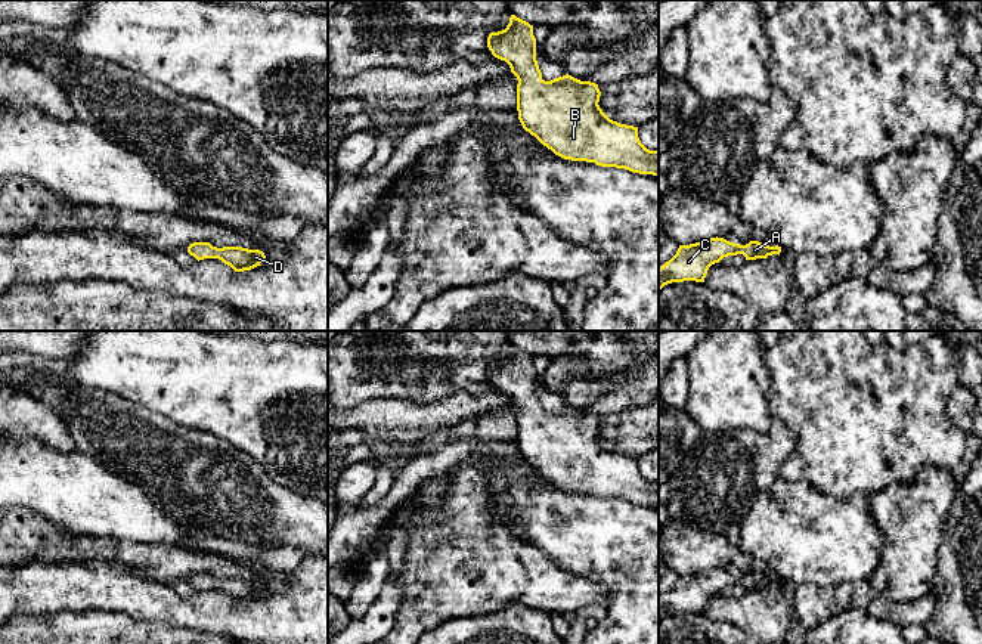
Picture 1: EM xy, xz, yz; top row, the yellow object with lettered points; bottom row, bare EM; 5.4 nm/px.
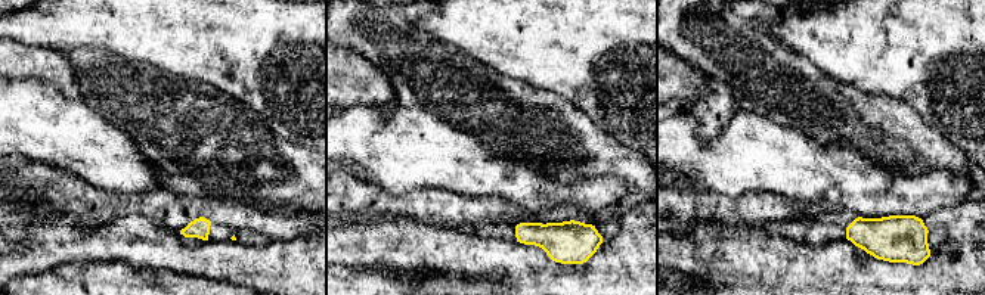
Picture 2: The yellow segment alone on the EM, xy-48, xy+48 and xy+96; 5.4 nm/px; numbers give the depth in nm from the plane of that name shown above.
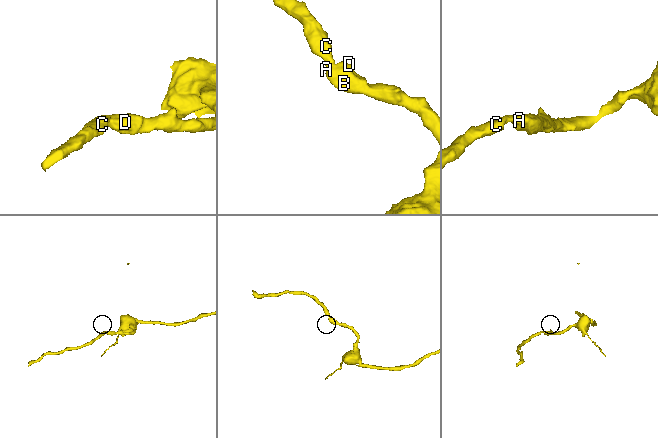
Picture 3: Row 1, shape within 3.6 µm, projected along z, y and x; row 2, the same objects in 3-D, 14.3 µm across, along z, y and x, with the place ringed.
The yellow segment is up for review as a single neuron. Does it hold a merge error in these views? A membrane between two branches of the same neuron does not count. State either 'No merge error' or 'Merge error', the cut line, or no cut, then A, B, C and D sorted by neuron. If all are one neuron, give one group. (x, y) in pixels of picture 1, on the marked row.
No merge error. No split. Groups: A B C D

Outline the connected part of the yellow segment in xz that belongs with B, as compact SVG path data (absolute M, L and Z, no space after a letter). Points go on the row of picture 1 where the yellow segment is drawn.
M511 15L505 30L489 34L487 47L495 58L509 65L518 80L517 111L523 129L555 155L659 176L659 151L650 151L641 143L638 127L613 121L602 112L598 105L601 96L598 84L580 81L569 74L551 81L542 78L536 61L533 25Z

